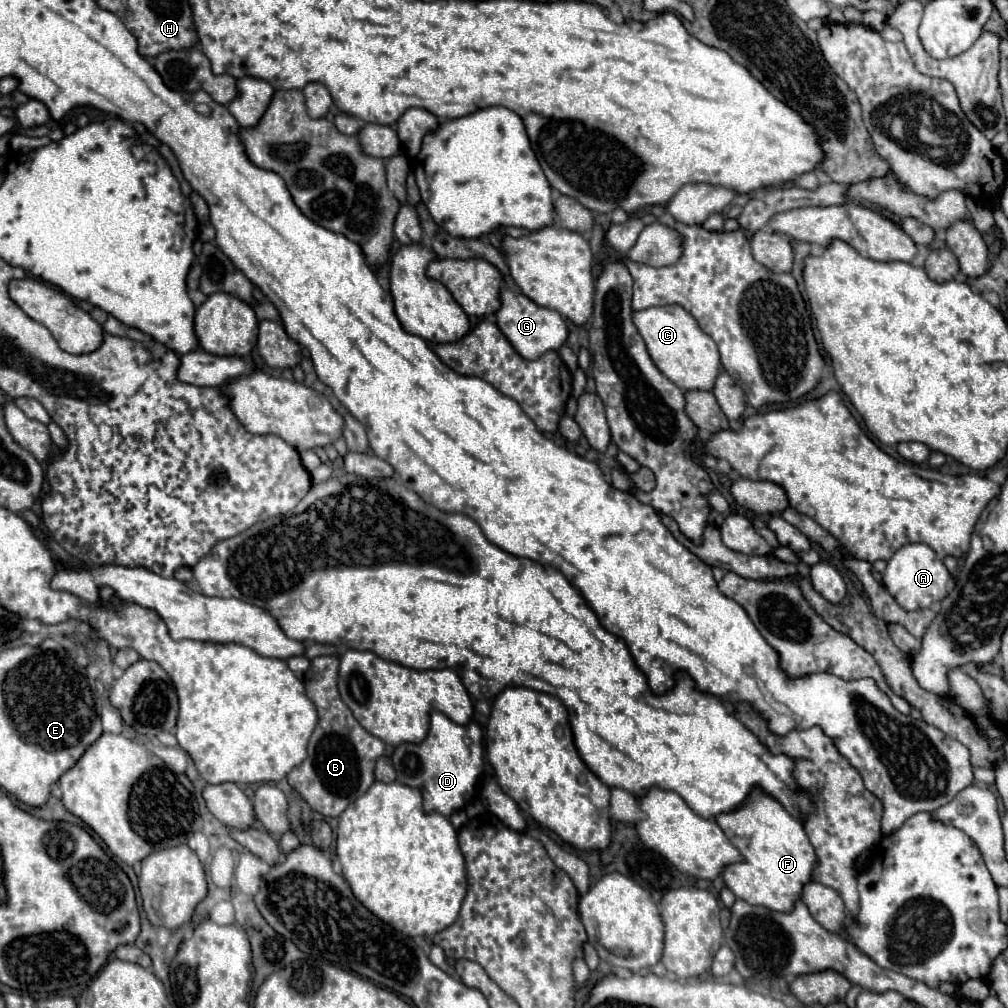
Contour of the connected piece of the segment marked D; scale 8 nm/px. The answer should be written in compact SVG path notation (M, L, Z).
M433 711L431 713L431 729L429 729L425 741L419 745L399 745L395 749L395 753L391 755L391 761L397 771L397 781L407 787L415 787L423 793L425 813L441 813L445 817L451 817L455 811L461 811L475 795L477 779L483 771L483 733L475 721L467 723L467 725L457 725L443 713Z

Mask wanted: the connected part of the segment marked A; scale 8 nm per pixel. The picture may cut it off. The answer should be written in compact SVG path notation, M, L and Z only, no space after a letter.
M925 543L903 545L887 561L887 567L883 571L883 583L885 583L887 591L907 611L925 609L925 607L931 607L935 601L945 599L947 581L949 581L949 571L945 569L943 561L935 555L935 551L931 547L927 547Z

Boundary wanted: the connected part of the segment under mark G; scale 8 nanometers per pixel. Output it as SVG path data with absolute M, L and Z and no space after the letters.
M513 289L501 291L501 309L497 311L495 317L497 317L499 329L505 333L505 337L515 347L515 351L519 351L519 355L523 355L525 359L539 359L539 355L547 351L559 351L569 335L569 331L565 329L567 323L555 309L539 307L523 293Z

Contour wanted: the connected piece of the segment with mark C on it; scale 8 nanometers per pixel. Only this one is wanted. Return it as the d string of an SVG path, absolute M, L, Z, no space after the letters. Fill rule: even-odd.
M679 305L649 307L633 313L633 323L647 343L649 355L659 371L671 379L683 393L687 391L711 391L717 375L721 373L721 361L715 341L699 329L695 319Z

